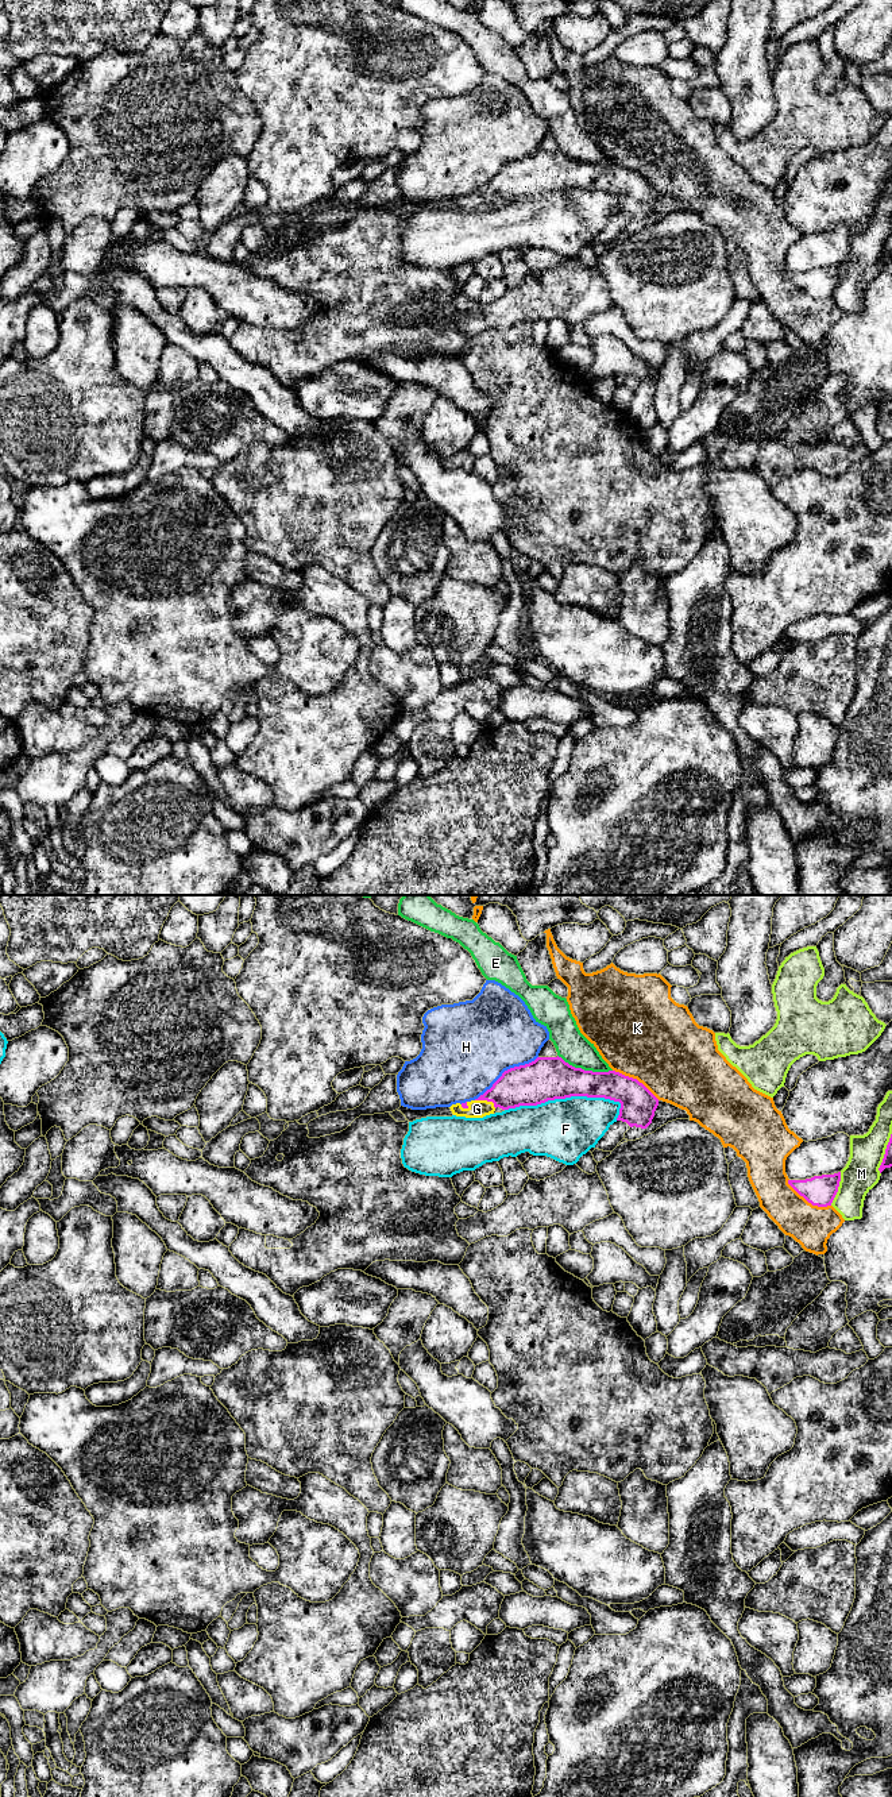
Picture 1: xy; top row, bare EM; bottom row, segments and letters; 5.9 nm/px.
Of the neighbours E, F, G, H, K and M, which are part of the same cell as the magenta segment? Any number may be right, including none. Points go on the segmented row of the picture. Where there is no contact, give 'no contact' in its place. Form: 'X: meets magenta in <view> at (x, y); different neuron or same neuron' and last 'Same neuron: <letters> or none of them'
E: meets magenta in xy at (583, 1069); different neuron
F: meets magenta in xy at (563, 1098); different neuron
G: meets magenta in xy at (486, 1099); same neuron
H: meets magenta in xy at (505, 1071); different neuron
K: meets magenta in xy at (809, 1202); different neuron
M: meets magenta in xy at (837, 1188); different neuron
Same neuron: G

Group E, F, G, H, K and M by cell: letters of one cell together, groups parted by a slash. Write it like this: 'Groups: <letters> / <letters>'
Groups: E / F / G / H / K / M

